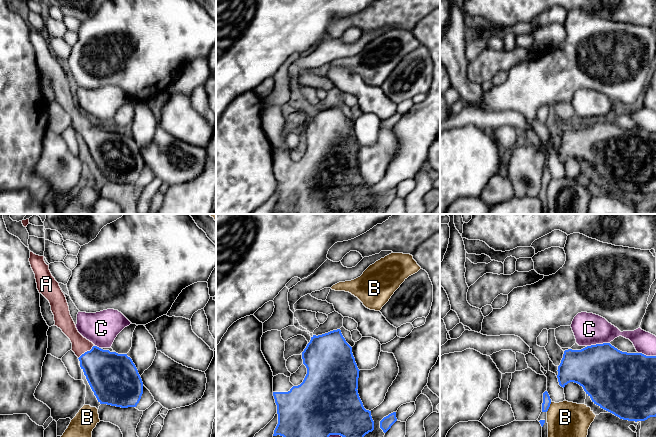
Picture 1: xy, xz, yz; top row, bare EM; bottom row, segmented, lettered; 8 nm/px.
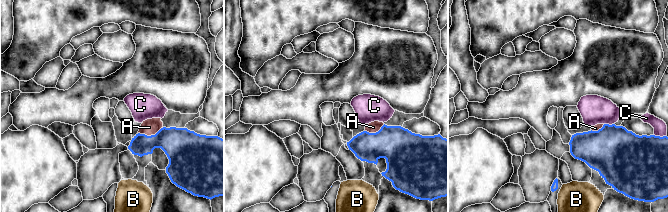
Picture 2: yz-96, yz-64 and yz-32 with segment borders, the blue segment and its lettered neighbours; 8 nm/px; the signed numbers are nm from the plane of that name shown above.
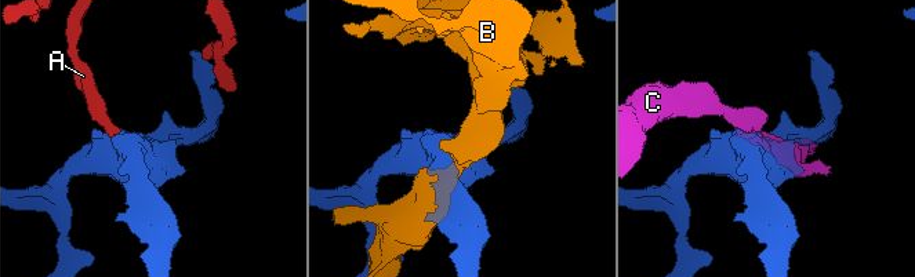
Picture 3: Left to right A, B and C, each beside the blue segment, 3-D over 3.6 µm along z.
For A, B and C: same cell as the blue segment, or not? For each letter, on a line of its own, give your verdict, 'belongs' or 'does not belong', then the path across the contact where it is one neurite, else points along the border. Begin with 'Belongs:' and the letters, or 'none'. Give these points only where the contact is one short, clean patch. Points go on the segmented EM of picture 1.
Belongs: A
A: belongs; way xy (108, 373), (87, 351), (80, 345)
B: does not belong
C: does not belong

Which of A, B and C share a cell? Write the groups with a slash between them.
A / B / C

